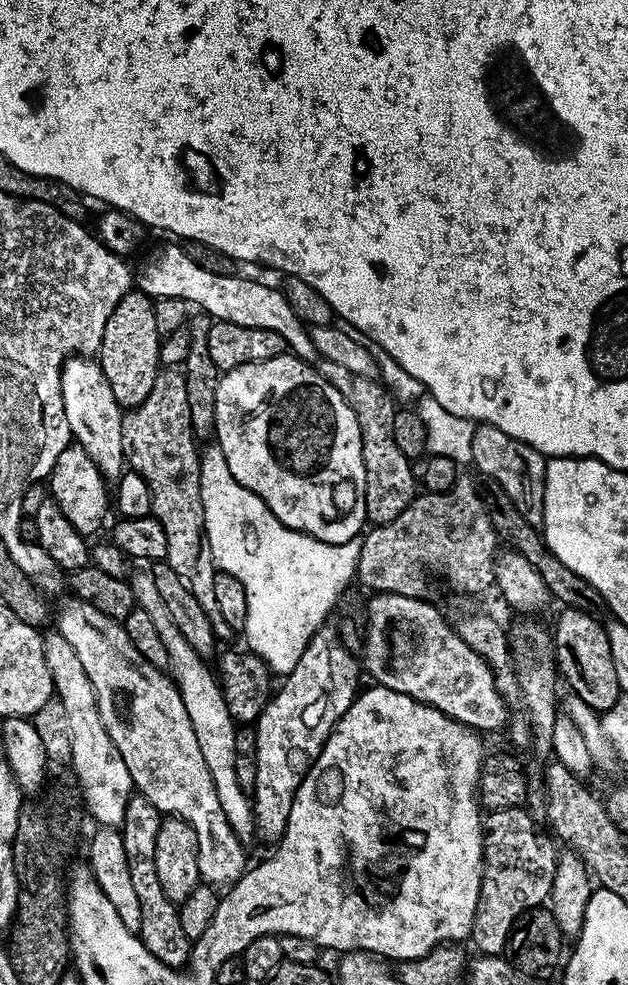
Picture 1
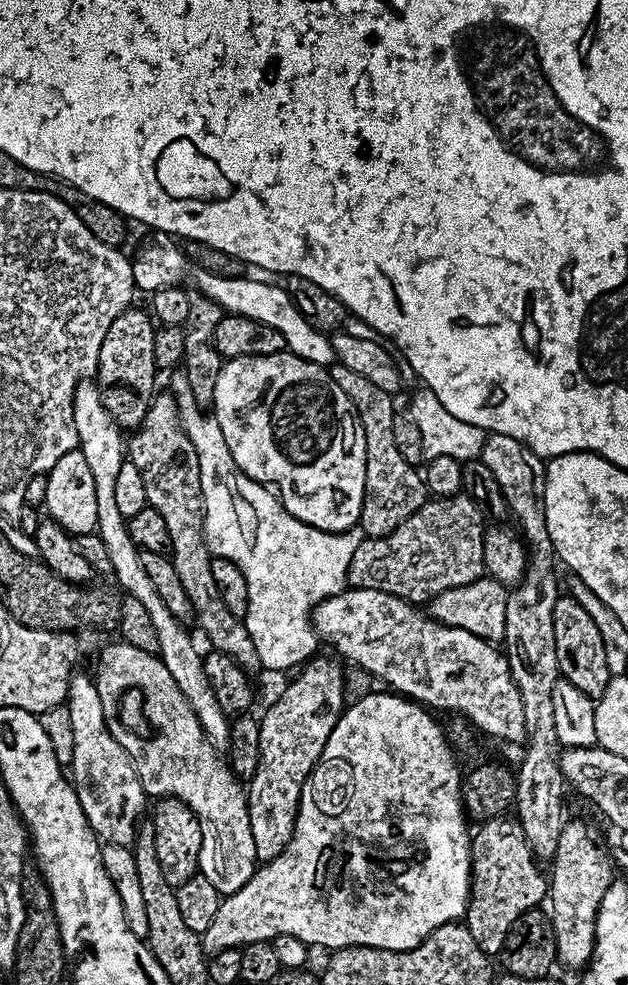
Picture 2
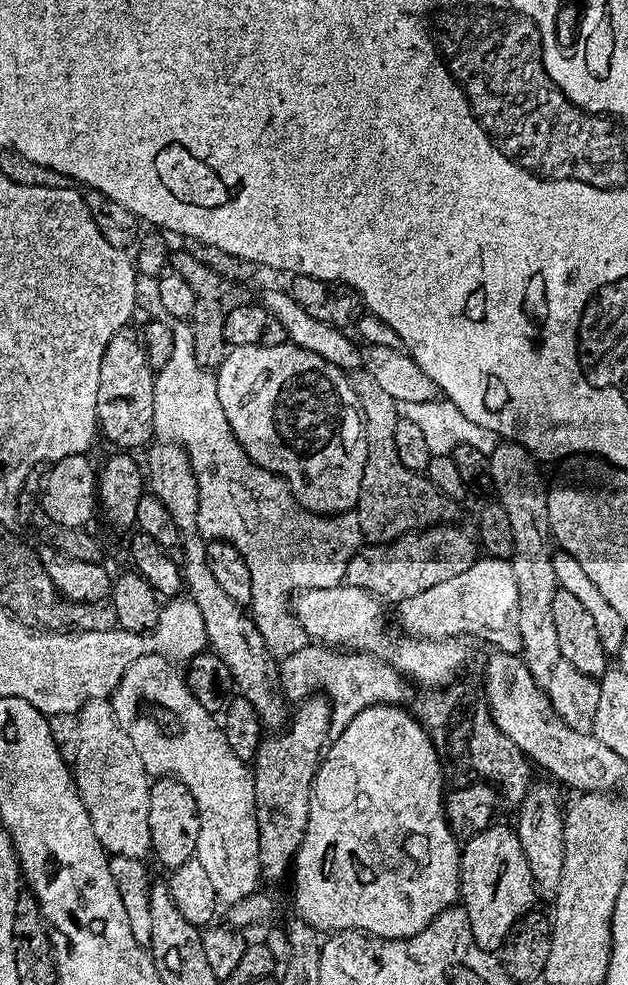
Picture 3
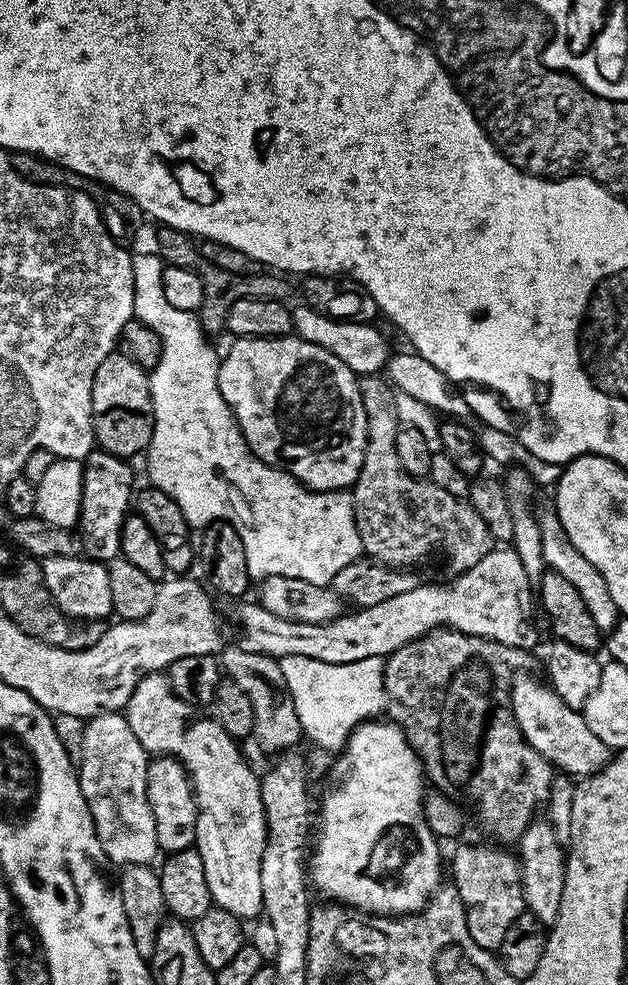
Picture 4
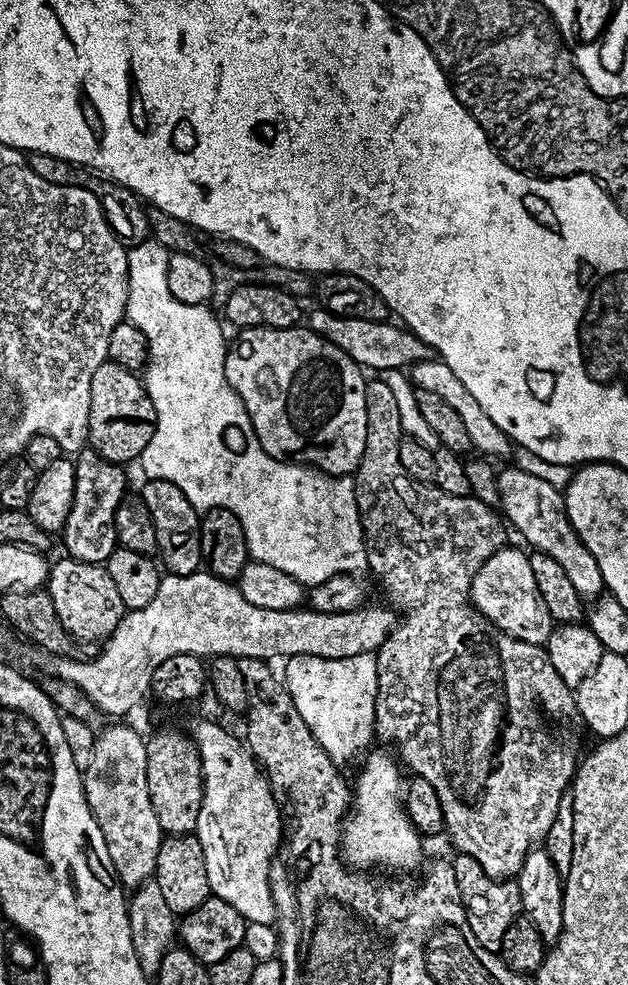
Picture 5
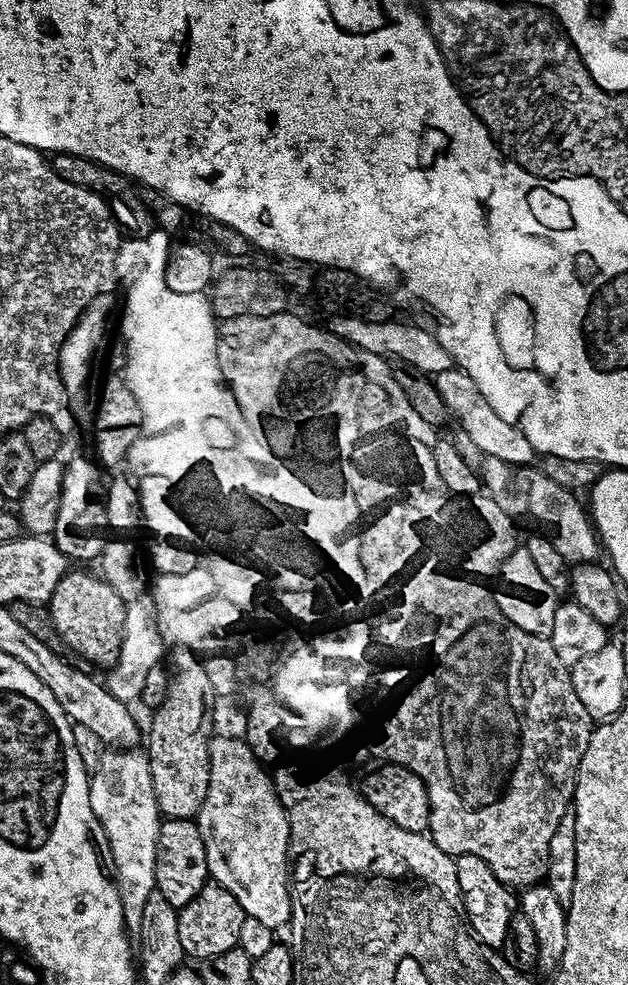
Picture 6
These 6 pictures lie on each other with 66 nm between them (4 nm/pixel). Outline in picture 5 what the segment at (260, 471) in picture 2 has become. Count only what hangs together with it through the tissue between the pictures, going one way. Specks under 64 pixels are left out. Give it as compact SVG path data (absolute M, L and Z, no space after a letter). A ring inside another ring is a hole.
M307 326L294 328L241 328L236 341L227 345L224 369L230 386L246 406L254 434L276 460L307 465L332 476L355 473L366 450L366 379L365 369L334 342L324 340Z

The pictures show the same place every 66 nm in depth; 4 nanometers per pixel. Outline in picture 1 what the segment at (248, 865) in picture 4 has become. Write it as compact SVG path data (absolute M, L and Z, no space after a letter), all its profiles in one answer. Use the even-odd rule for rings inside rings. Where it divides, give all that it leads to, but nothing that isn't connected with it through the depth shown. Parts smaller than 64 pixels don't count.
M68 594L61 602L60 617L55 617L54 624L62 638L74 646L74 654L78 654L86 669L86 678L94 686L102 726L106 726L106 734L118 746L135 791L154 802L162 814L175 814L190 821L198 838L198 870L207 883L235 884L246 871L244 848L240 845L243 843L220 808L210 766L202 758L194 726L190 726L190 714L186 714L171 675L155 668L134 650L123 623L102 614L102 610L75 594Z

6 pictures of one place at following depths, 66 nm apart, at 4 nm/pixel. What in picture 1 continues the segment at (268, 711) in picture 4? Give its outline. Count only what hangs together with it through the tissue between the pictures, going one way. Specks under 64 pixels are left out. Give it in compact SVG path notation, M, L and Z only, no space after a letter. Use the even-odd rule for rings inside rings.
M160 371L143 402L124 412L122 450L125 465L138 473L146 486L150 486L152 515L162 522L162 530L166 530L166 563L170 570L174 570L174 574L178 574L182 586L186 586L186 590L198 598L202 610L206 610L217 641L230 639L234 636L234 629L218 612L218 601L214 594L214 578L218 569L212 561L208 537L204 534L200 452L198 441L192 434L183 371Z

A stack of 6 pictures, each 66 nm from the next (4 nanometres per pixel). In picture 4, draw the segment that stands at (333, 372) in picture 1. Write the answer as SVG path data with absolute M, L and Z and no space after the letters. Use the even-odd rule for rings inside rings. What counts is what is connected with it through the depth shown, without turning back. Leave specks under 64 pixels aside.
M380 374L362 376L359 381L362 406L366 410L366 450L362 458L362 470L350 493L363 555L375 563L386 564L389 568L408 570L416 566L412 564L426 559L431 552L444 552L452 574L470 570L474 562L482 562L482 558L486 558L486 554L494 547L486 522L479 517L478 511L472 508L467 499L446 494L446 490L434 486L427 479L417 478L402 470L402 462L398 462L398 450L394 446L398 439L398 430L402 426L402 413L396 405L397 393Z

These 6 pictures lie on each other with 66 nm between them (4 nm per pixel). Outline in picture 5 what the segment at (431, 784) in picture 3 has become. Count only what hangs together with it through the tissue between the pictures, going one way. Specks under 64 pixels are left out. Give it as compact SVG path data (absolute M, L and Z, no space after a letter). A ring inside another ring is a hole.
M375 750L369 751L366 759L360 781L354 784L354 799L342 825L343 859L352 866L368 864L371 860L412 860L420 852L422 837L404 811L401 765L386 753Z

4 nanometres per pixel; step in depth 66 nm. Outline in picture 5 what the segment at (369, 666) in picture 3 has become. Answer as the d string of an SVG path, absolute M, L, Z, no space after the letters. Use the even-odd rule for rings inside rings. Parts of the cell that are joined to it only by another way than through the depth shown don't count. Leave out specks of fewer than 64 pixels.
M375 655L351 656L345 660L327 660L318 656L293 656L282 671L288 693L302 714L302 722L310 726L314 738L337 765L345 766L356 755L367 753L376 734Z

